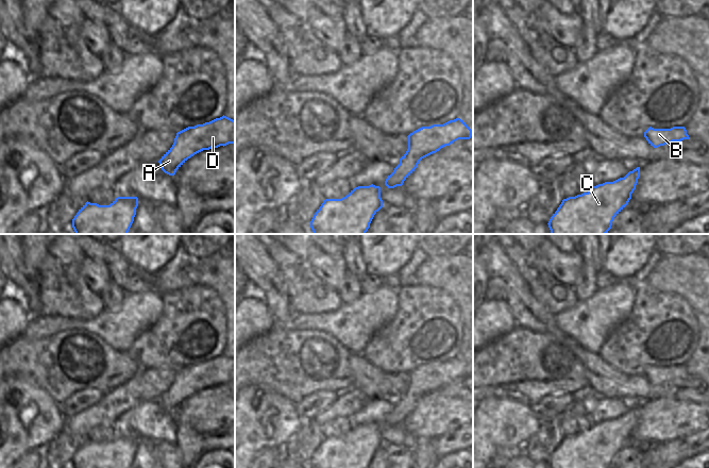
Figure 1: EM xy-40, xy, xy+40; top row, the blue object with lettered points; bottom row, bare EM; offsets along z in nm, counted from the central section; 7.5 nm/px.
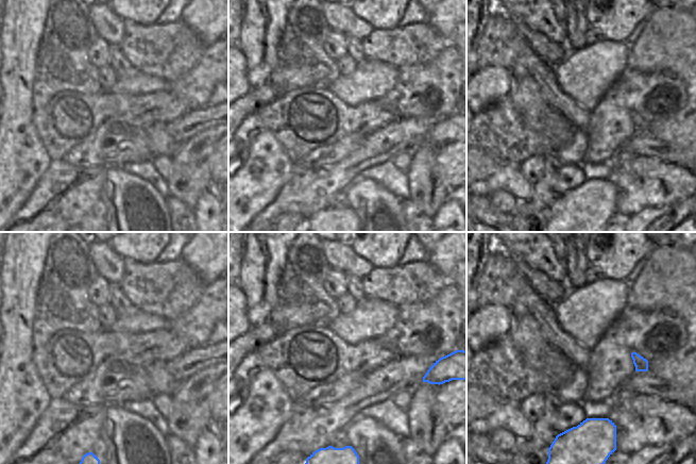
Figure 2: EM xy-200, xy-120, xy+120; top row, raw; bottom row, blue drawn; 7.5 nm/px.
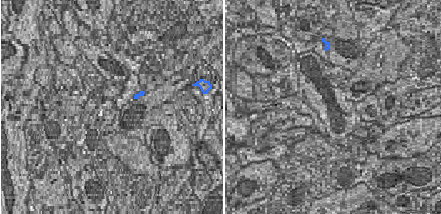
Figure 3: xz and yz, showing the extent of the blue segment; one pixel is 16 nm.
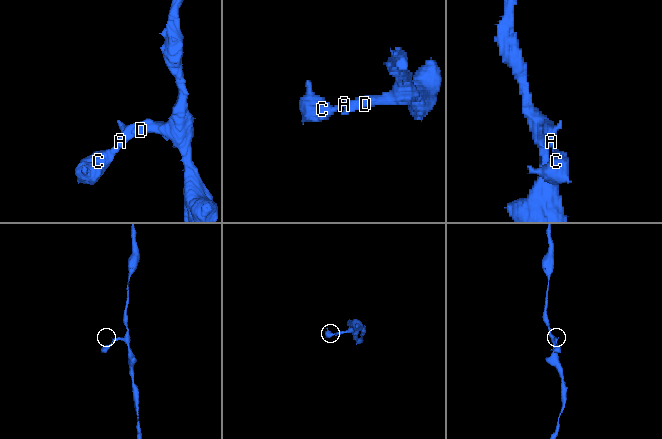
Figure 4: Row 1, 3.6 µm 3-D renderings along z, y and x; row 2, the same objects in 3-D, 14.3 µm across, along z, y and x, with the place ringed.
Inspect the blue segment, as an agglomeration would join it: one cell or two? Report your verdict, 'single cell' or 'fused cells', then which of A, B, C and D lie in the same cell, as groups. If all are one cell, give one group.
single cell; groups A B C D

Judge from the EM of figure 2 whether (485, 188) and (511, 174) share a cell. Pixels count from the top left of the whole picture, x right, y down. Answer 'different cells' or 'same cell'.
same cell

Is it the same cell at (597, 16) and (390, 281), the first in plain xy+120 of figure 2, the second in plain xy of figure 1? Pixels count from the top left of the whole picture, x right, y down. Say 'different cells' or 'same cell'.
different cells

